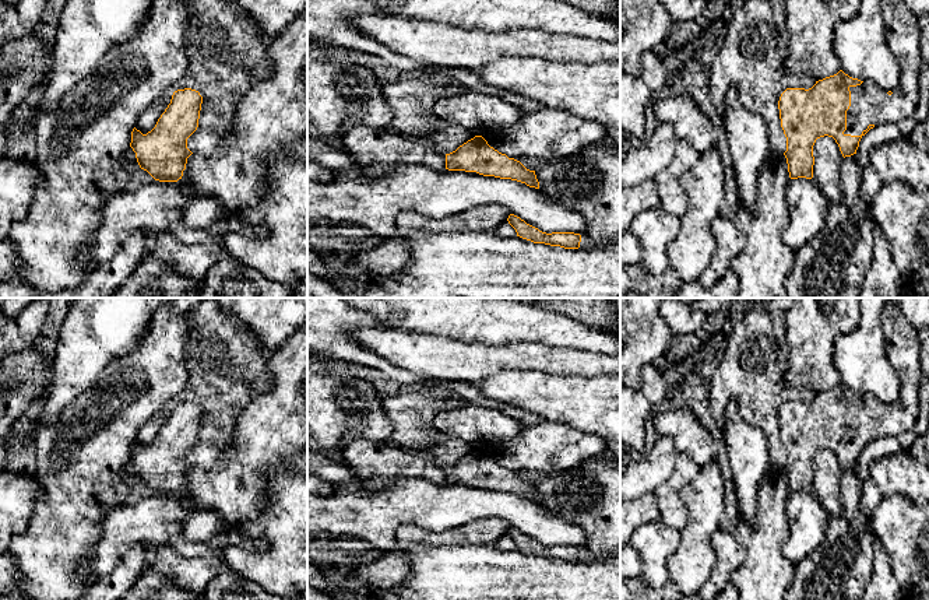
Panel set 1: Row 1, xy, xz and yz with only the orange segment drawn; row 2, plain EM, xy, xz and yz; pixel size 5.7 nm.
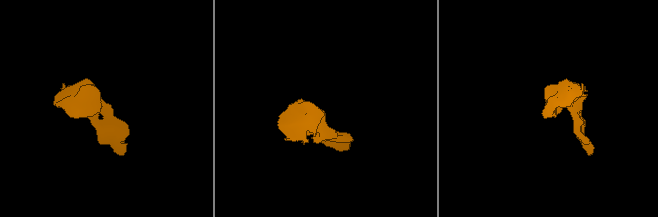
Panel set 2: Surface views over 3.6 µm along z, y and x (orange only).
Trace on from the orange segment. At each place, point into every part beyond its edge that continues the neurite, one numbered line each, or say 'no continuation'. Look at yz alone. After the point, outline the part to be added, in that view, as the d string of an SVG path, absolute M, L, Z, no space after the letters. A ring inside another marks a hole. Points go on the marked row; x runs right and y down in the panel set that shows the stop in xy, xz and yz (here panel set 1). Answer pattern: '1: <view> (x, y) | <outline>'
1: yz (871, 104) | M884 0L883 15L887 45L900 64L901 78L891 95L870 81L849 87L851 106L844 134L861 136L869 124L898 123L912 117L919 99L921 43L916 15L904 0Z

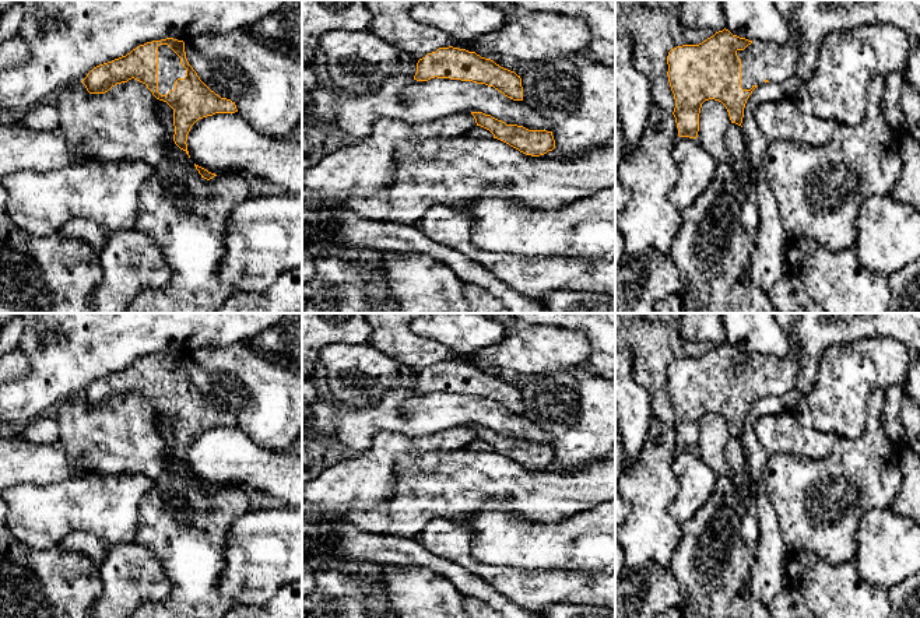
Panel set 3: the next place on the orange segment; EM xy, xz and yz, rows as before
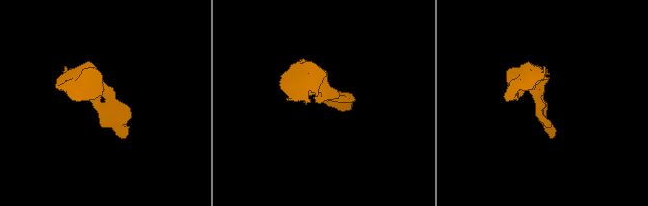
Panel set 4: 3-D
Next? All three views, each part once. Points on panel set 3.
1: xy (169, 69) | M158 46L158 92L166 95L175 88L178 78L186 77L186 69L180 64L180 57L168 46Z

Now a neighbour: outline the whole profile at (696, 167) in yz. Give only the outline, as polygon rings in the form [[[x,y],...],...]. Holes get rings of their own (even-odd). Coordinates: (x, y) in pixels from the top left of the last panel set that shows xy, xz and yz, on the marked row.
[[[678,137],[673,158],[680,168],[680,179],[668,192],[668,200],[684,210],[709,187],[720,164],[699,144],[698,138],[689,137]]]

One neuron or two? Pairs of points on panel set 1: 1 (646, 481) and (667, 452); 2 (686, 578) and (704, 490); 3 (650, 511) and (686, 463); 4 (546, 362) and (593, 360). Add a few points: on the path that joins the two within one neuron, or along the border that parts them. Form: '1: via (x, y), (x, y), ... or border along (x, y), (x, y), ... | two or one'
1: via (646, 474), (660, 459) | one
2: via (696, 555), (696, 536), (704, 512) | one
3: border along (653, 493), (657, 500), (660, 519) | two
4: via (558, 361), (581, 361) | one

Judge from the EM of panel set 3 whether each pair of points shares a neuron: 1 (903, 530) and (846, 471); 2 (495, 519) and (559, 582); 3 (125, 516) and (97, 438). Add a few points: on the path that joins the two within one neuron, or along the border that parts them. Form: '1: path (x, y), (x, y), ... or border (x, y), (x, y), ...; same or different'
1: border (889, 508), (868, 509), (860, 519), (857, 530); different
2: border (512, 568), (578, 571); different
3: border (87, 471), (139, 473), (141, 476); different

